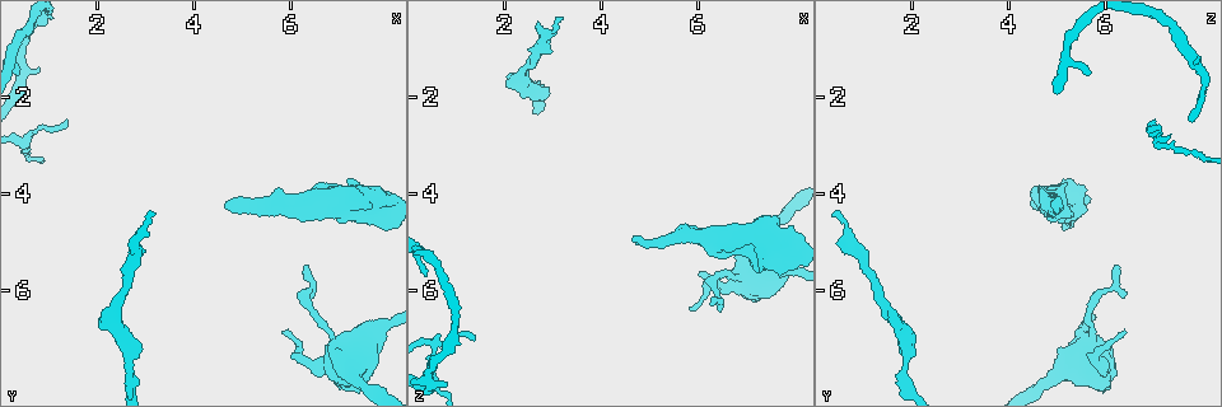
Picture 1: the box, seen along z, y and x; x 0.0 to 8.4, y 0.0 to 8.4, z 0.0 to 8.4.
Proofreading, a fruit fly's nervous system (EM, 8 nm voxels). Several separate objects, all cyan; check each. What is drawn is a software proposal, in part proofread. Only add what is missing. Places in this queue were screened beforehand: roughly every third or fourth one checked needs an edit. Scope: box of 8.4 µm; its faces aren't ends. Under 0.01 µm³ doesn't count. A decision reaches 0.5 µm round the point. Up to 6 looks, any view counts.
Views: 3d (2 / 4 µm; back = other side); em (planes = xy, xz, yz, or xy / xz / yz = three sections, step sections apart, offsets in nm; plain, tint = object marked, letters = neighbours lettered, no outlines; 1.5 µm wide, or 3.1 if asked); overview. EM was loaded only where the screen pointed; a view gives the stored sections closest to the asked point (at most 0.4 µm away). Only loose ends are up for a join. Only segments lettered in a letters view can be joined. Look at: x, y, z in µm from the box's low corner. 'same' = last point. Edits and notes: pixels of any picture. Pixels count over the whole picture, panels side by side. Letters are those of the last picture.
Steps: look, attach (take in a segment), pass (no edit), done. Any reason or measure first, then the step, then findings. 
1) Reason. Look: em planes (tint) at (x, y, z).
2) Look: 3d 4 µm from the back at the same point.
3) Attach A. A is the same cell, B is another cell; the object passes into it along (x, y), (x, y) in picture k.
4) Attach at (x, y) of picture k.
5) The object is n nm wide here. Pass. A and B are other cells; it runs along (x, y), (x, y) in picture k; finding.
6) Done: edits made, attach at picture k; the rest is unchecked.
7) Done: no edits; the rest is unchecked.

Branch stops here. Look: 3d 2 µm at (1.35, 2.50, 7.00).

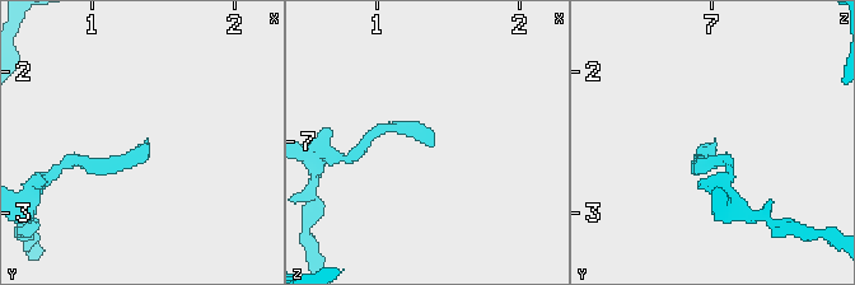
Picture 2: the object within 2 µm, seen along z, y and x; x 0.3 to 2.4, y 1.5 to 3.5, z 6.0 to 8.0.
Now the EM. Look: em planes (plain) at (1.36, 2.52, 7.04).

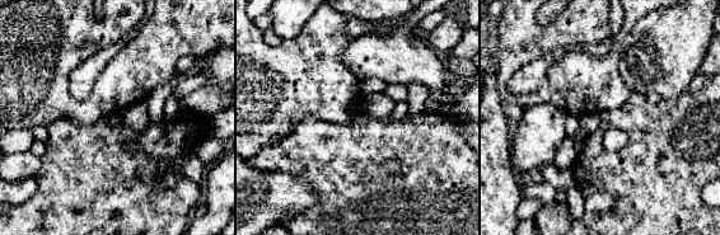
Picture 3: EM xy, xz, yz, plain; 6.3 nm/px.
Look: em planes (letters) at the same point.

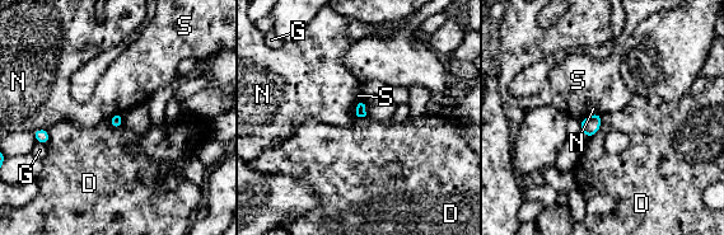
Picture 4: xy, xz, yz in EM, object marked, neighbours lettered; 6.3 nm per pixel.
Pass. D, G, N and S are other cells; no lettered segment goes on from it.

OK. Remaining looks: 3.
Branch stops here. Look: 3d 2 µm at (5.80, 6.80, 6.35).

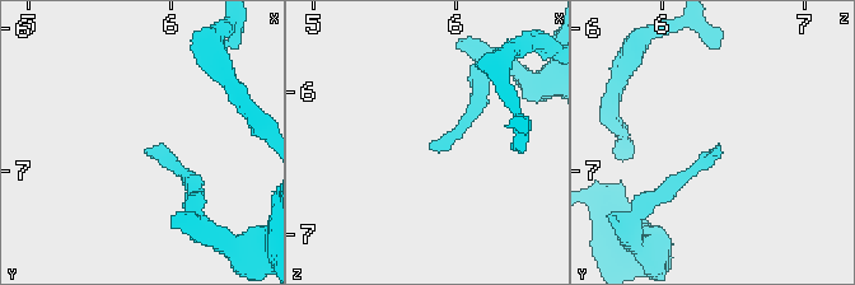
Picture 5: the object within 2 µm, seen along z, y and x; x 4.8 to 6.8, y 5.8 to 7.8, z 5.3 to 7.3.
Shape alone is not enough. Look: em xz step 8 (tint) at (5.82, 6.86, 6.36).

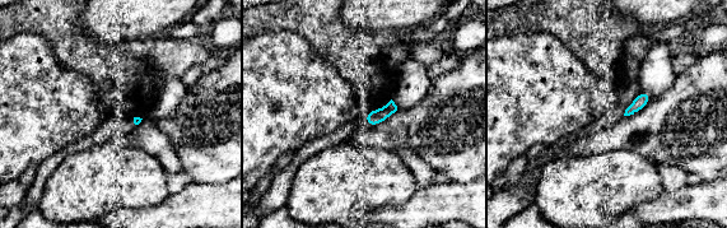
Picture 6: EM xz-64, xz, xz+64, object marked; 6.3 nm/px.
Another direction. Look: em planes (letters) at the same point.

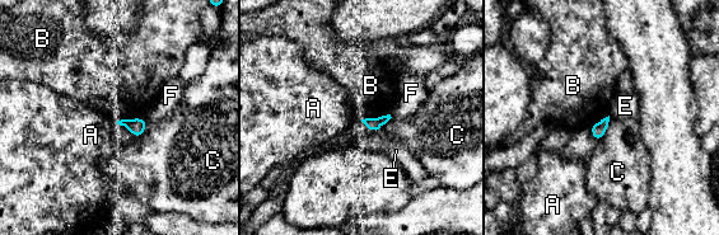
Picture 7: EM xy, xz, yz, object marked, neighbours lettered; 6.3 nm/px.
The object is 80 nm wide here. Pass. A, B, C, E and F are other cells; a border runs along (145, 117), (116, 121) in picture 7; none of them fits.

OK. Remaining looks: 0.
Done: no edits; the rest is unchecked.

